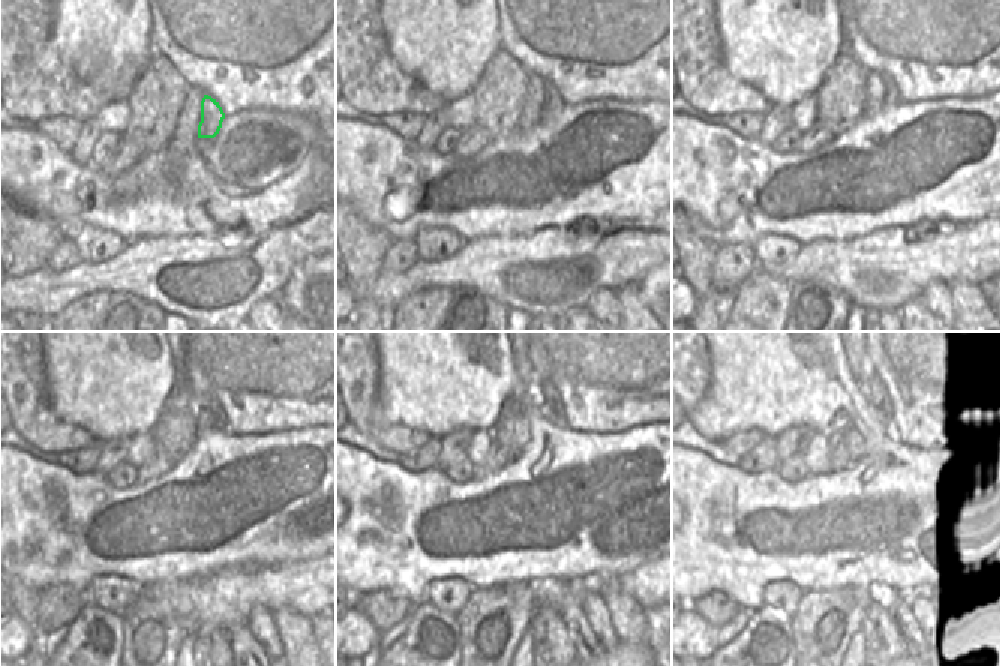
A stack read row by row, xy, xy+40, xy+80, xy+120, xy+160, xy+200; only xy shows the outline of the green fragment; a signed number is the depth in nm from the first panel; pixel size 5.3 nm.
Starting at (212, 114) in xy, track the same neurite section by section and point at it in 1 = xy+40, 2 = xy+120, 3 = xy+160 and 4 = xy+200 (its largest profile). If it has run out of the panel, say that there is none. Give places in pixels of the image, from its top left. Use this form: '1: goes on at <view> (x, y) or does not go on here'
1: goes on at xy+40 (552, 104)
2: goes on at xy+120 (201, 400)
3: goes on at xy+160 (541, 394)
4: goes on at xy+200 (877, 394)

